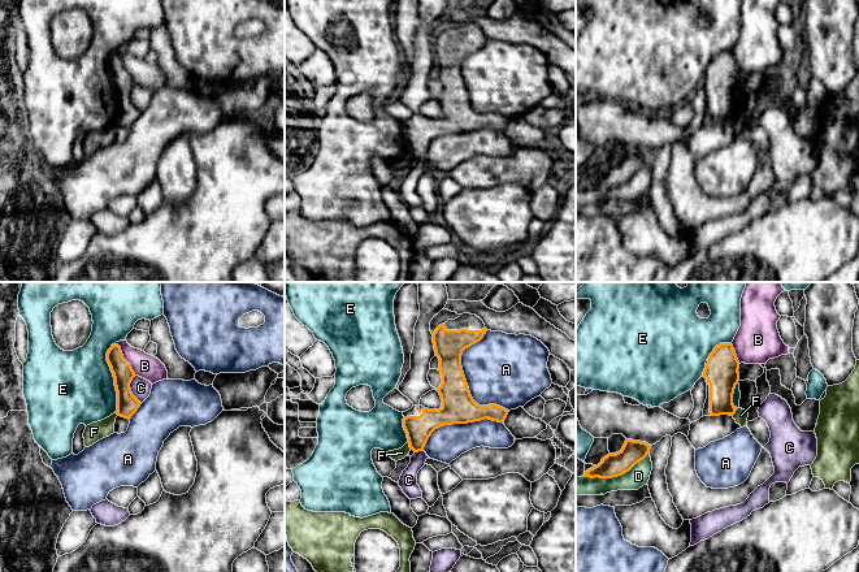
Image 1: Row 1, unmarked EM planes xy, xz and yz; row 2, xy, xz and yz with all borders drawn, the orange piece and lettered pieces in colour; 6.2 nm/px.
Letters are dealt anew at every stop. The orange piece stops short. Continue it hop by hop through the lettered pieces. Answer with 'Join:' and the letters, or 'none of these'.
Join: none of these

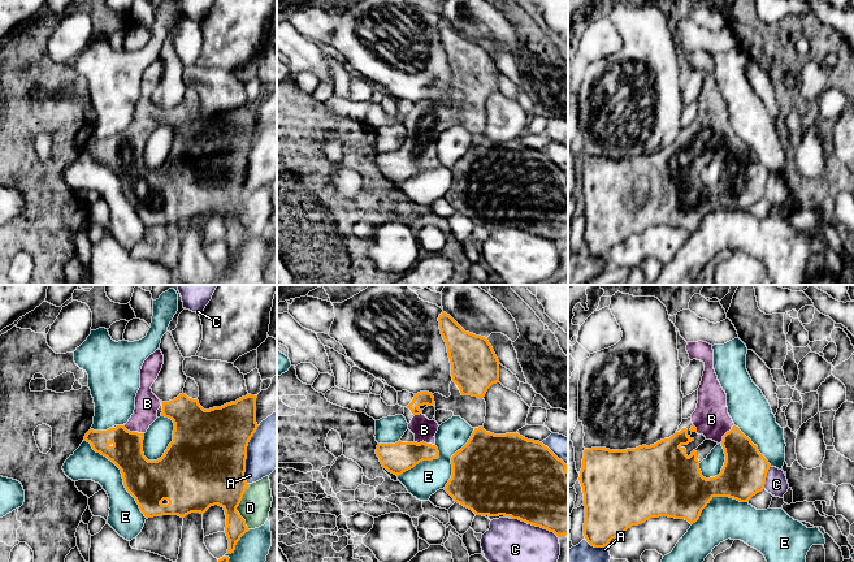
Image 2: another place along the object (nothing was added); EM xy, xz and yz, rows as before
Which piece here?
Join: B

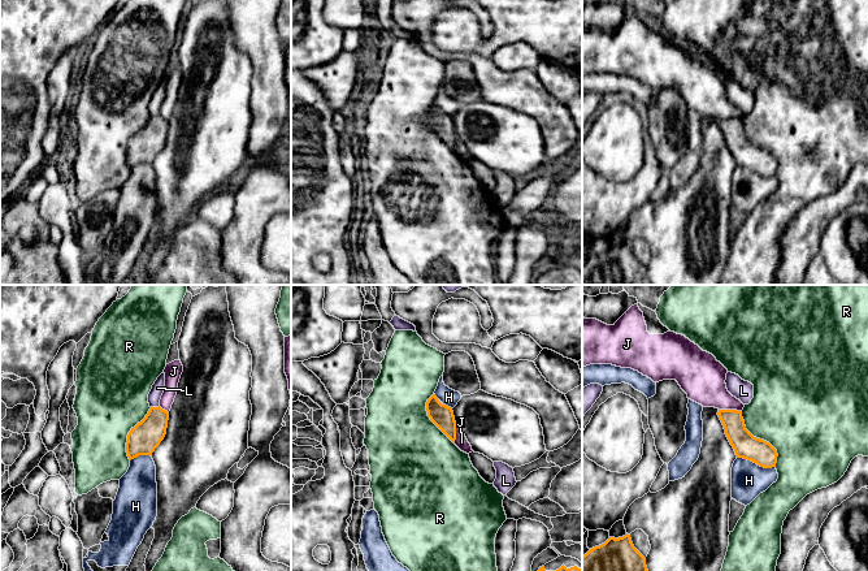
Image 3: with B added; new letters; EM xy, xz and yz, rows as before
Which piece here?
Join: H

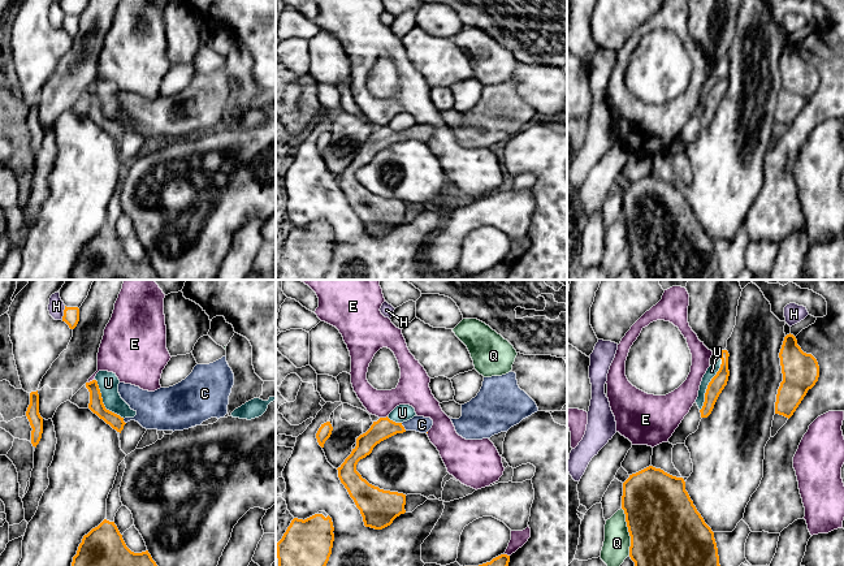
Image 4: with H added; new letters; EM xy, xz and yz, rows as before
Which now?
Join: C

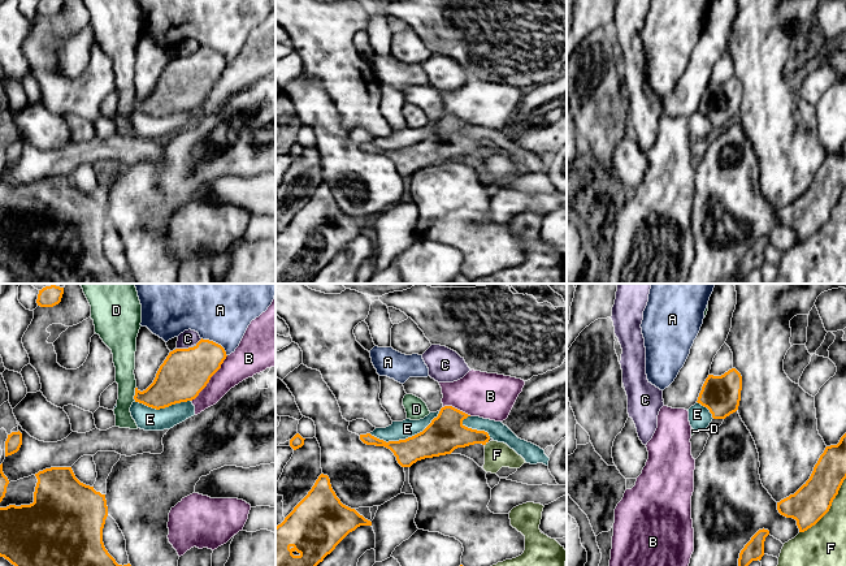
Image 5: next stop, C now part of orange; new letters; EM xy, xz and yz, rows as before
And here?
Join: none of these

